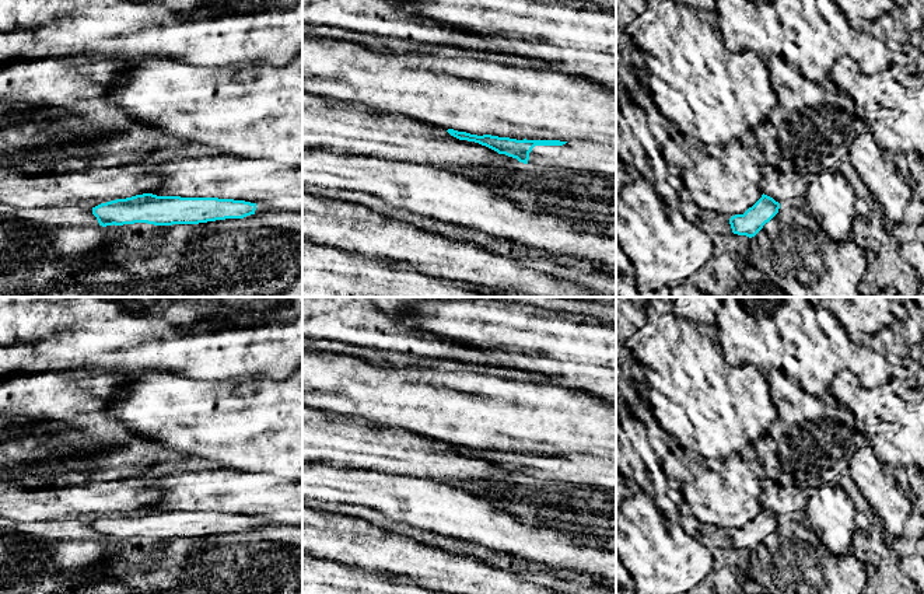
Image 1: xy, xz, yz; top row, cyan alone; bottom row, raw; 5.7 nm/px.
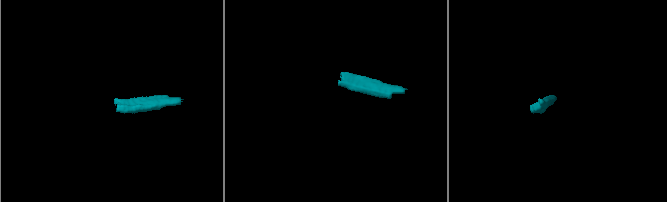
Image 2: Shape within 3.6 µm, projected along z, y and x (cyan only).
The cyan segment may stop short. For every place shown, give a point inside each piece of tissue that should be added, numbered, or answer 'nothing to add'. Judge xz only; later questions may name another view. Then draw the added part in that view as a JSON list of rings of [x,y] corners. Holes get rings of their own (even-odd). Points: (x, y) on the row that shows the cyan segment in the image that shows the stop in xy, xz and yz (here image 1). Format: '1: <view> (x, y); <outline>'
1: xz (578, 157); [[[584,140],[563,146],[535,146],[528,165],[549,174],[602,175],[616,178],[616,148]]]

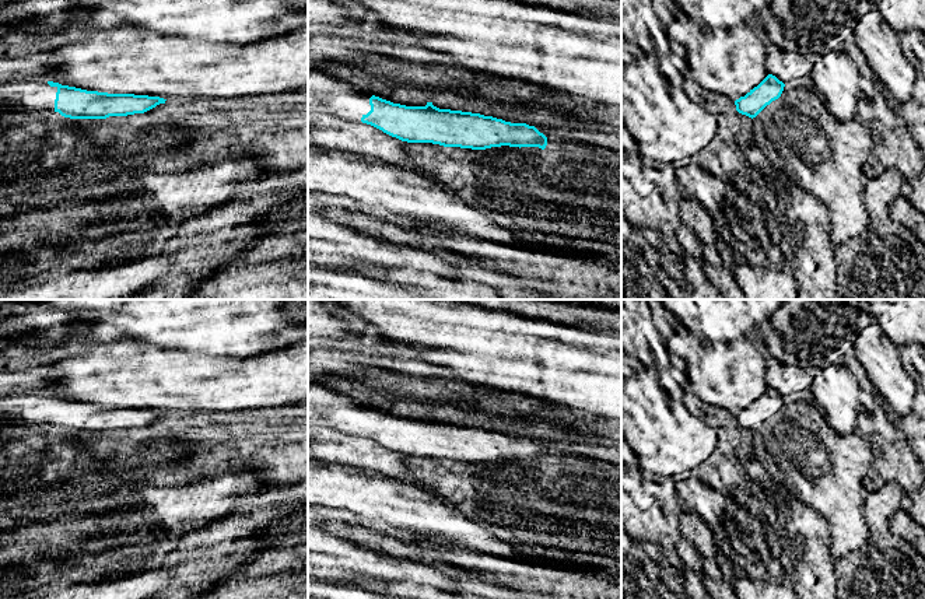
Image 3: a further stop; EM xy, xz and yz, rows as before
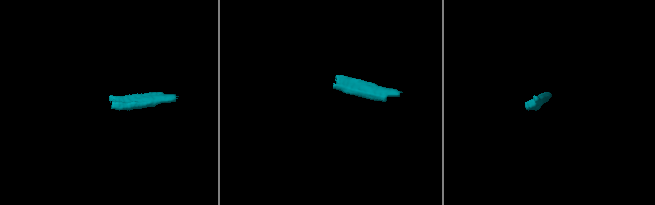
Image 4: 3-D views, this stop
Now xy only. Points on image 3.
1: xy (37, 94); [[[42,78],[0,85],[0,105],[14,105],[29,111],[55,111],[57,87]]]

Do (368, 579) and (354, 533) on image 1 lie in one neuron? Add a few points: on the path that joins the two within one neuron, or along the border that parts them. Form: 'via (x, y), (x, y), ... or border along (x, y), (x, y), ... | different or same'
border along (333, 561), (391, 576) | different

